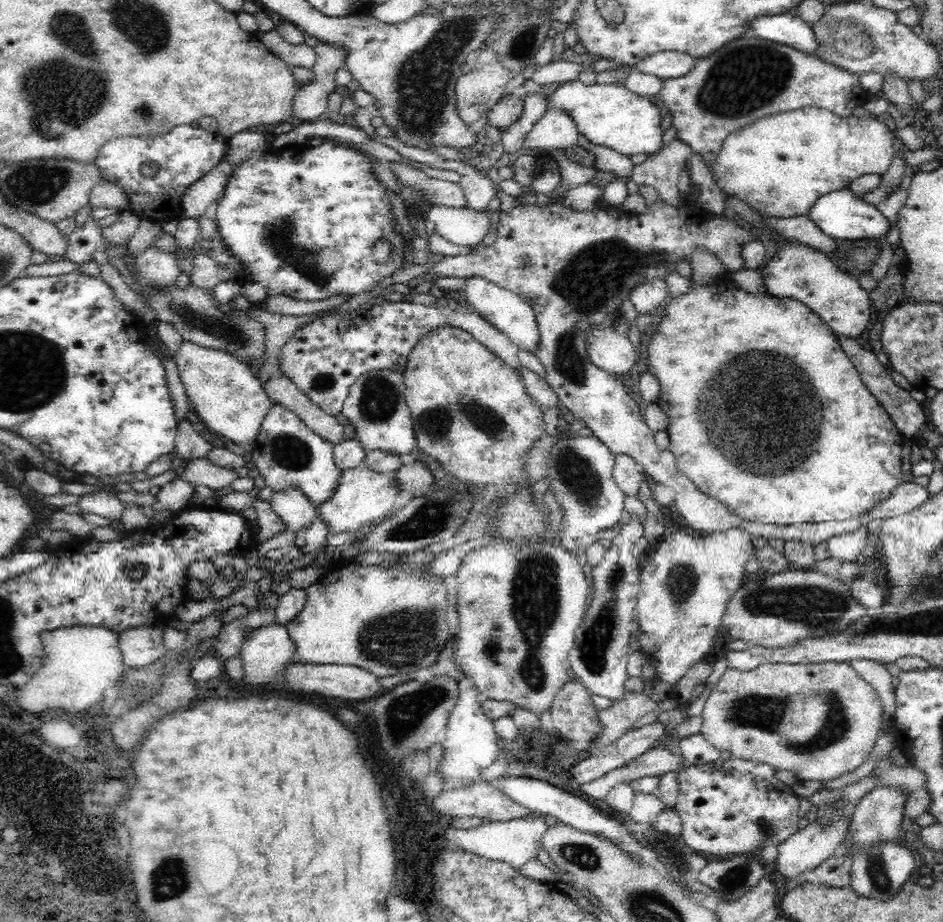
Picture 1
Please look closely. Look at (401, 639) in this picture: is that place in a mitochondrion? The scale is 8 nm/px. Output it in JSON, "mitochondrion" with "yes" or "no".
{"mitochondrion":"yes"}

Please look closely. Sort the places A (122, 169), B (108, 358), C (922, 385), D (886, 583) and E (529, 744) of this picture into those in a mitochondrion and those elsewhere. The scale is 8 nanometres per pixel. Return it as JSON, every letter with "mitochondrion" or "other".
{"A":"other","B":"other","C":"other","D":"other","E":"other"}

